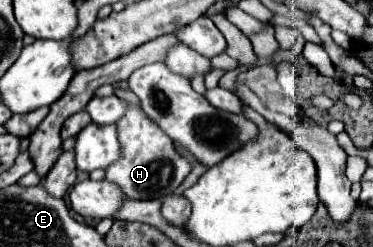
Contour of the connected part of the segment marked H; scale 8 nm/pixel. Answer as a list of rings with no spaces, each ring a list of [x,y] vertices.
[[[128,104],[124,118],[116,122],[116,128],[122,156],[114,162],[114,166],[108,166],[106,180],[118,184],[126,198],[162,200],[164,196],[172,194],[190,174],[190,162],[176,152],[172,140],[142,112],[140,104]]]

